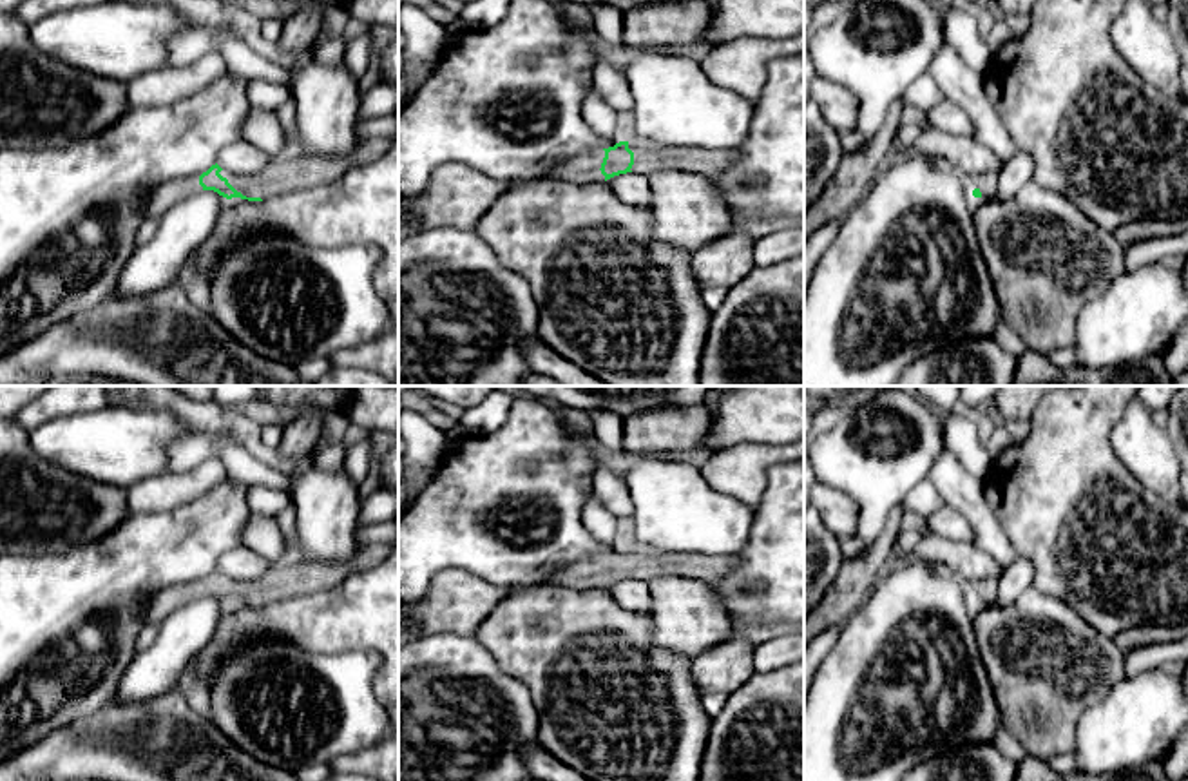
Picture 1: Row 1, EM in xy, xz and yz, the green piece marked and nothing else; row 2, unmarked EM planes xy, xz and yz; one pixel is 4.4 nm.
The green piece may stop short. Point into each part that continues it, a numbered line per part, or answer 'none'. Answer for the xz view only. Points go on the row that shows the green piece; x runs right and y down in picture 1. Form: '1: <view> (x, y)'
1: xz (710, 163)
2: xz (584, 169)

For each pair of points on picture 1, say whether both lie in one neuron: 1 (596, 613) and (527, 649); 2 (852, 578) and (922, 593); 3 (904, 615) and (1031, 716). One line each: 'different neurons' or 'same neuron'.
1: same neuron
2: different neurons
3: different neurons

